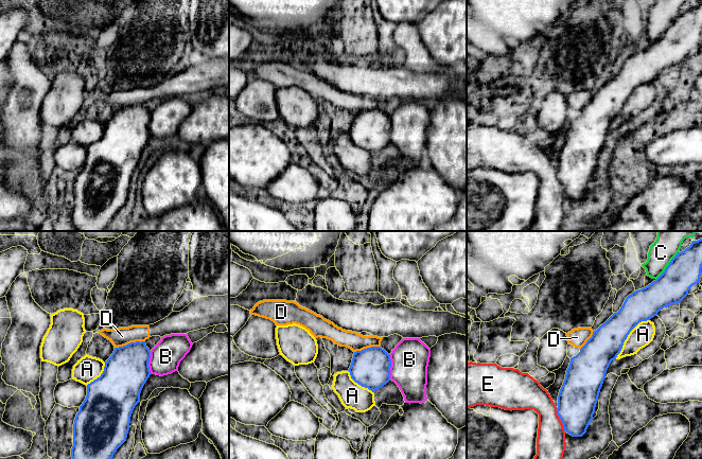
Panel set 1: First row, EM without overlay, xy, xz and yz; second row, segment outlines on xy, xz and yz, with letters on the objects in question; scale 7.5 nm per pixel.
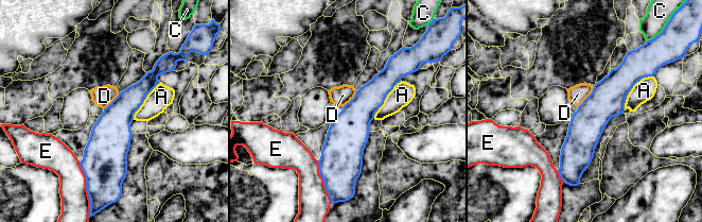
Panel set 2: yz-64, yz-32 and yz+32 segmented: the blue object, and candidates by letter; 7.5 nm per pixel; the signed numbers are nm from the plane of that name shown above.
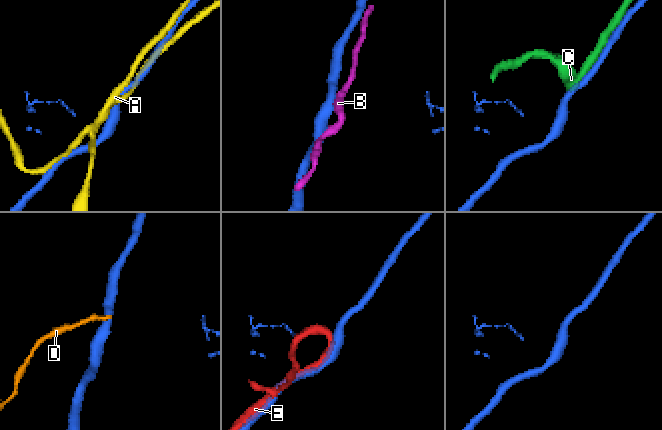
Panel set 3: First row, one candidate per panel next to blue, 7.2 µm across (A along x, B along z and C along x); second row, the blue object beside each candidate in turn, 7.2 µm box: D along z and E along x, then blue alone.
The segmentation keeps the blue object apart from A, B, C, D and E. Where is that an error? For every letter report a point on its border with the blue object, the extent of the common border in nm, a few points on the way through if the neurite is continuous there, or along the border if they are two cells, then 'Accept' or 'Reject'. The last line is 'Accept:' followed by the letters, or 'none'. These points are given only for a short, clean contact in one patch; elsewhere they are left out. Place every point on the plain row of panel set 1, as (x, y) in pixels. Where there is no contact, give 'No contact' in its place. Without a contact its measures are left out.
A: Touches blue at yz (627, 99). Shared border 400 nm. Reject
B: Touches blue at xz (390, 128). Shared border 190 nm. Reject
C: Touches blue at yz (668, 28). Shared border 280 nm. Reject
D: Touches blue at xy (130, 105). Shared border 240 nm. Boundary: xy (144, 103), (130, 104), (115, 110). Reject
E: Touches blue at yz (560, 181). Shared border 200 nm. Reject
Accept: none

